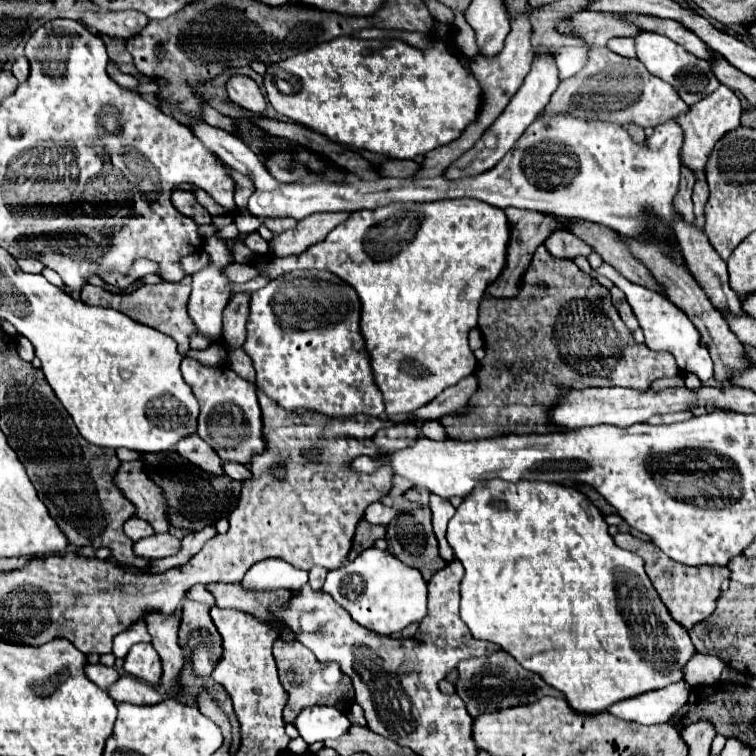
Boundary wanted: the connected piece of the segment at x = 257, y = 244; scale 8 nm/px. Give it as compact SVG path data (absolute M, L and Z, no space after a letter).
M258 232L248 234L248 236L244 238L244 242L246 242L246 246L248 246L252 252L256 252L256 254L266 254L266 252L268 252L268 244L262 240L262 236L260 236Z

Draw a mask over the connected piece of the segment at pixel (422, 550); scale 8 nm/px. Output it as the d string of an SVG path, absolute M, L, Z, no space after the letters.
M416 508L412 514L400 514L398 518L394 518L394 522L390 522L390 526L388 526L386 542L388 542L388 552L394 558L398 558L400 562L404 562L406 566L420 570L420 574L426 582L432 578L434 572L438 572L440 568L446 566L446 562L438 554L438 542L436 542L434 530L432 530L430 508Z

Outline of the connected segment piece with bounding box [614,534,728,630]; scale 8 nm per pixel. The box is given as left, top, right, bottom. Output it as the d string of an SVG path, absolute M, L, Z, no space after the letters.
M616 534L614 542L630 552L636 552L644 558L646 564L646 574L650 576L656 592L660 594L662 602L668 606L672 618L676 618L676 622L680 622L686 630L690 630L696 622L708 618L714 608L716 608L716 600L720 596L720 586L722 582L728 578L727 566L682 566L678 562L672 562L660 548L652 546L652 542L648 540L640 540L634 538L630 534Z

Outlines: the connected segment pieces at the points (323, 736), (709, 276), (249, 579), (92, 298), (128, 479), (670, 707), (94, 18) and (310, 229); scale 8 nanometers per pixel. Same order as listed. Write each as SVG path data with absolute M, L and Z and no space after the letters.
M308 706L296 716L294 726L310 748L314 742L340 738L340 734L346 734L350 720L344 712L334 710L332 706Z
M678 218L674 230L686 262L696 270L696 274L700 274L700 278L704 278L710 302L716 308L728 306L728 310L742 310L740 300L736 300L736 294L732 294L732 288L728 286L726 262L716 254L702 230L698 226L688 226L682 218Z
M266 558L250 566L248 574L242 578L244 586L250 588L286 588L296 590L308 582L308 572L294 568L286 560Z
M184 278L182 282L178 284L148 284L148 286L142 286L138 288L136 292L132 294L126 294L126 296L108 296L108 294L102 294L101 287L86 284L80 292L80 299L90 306L108 306L108 308L116 308L124 314L128 314L130 318L134 318L136 322L140 324L146 324L150 328L156 328L158 332L164 332L168 336L172 336L176 342L178 342L178 348L180 352L188 352L190 350L190 342L188 342L188 336L192 332L196 332L196 326L192 322L192 318L188 316L188 294L190 294L190 278Z
M122 462L120 470L114 476L116 486L136 506L136 518L146 520L156 532L168 532L170 524L166 520L166 498L162 490L146 478L142 462Z
M678 682L676 686L666 686L664 690L654 690L640 694L640 698L620 702L608 712L638 724L666 724L686 704L688 694L690 686L686 682Z
M86 12L84 22L90 30L118 40L130 40L140 34L148 18L140 12Z
M318 212L310 214L308 218L300 220L294 228L288 232L274 236L270 242L270 254L272 256L290 256L290 254L302 254L312 244L322 242L330 230L334 230L340 222L348 220L350 212Z

